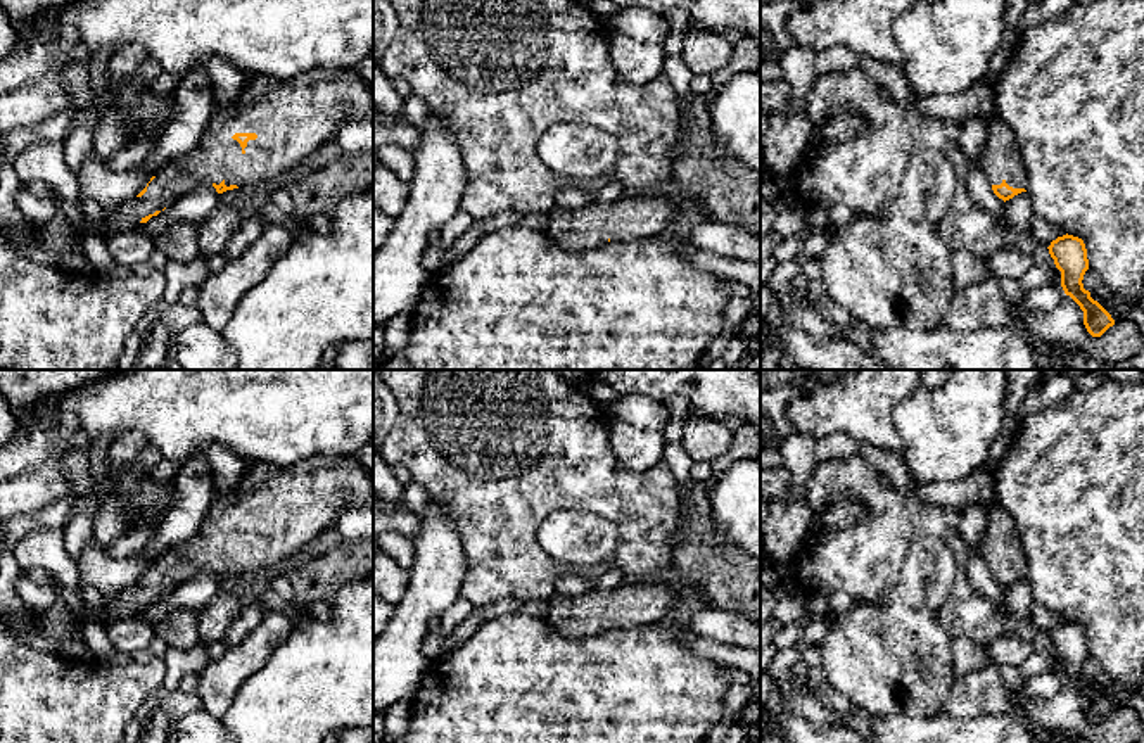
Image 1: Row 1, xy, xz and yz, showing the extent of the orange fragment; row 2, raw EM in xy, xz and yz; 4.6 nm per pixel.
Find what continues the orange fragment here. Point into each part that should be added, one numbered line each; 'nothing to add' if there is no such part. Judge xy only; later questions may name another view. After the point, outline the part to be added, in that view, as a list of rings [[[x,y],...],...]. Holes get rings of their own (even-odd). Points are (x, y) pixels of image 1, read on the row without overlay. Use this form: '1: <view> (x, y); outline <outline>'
1: xy (292, 505); outline [[[356,454],[316,456],[290,467],[254,463],[233,492],[213,499],[206,518],[188,541],[166,549],[157,558],[142,584],[128,586],[116,600],[105,600],[102,610],[85,606],[83,615],[107,626],[138,615],[145,603],[169,594],[178,584],[199,574],[221,568],[226,574],[249,574],[268,568],[325,532],[344,510],[373,503],[372,479],[373,473],[358,461]],[[235,520],[256,520],[257,525],[249,527],[242,536],[232,525]]]

